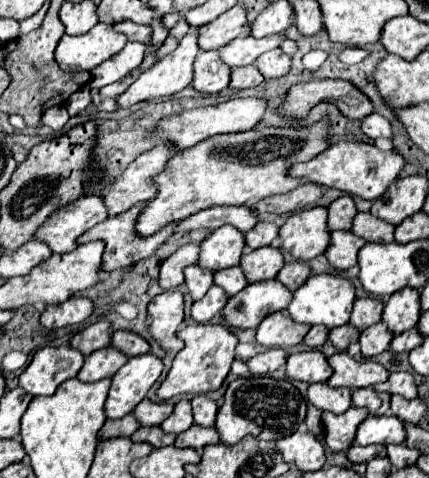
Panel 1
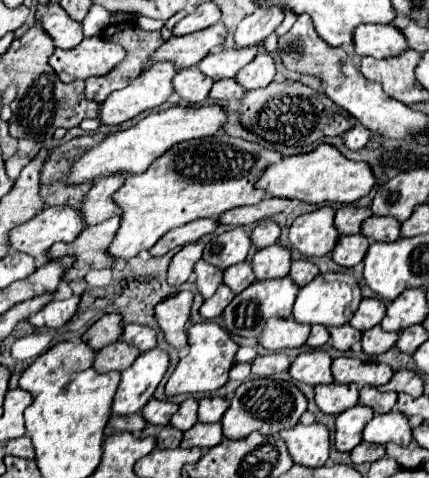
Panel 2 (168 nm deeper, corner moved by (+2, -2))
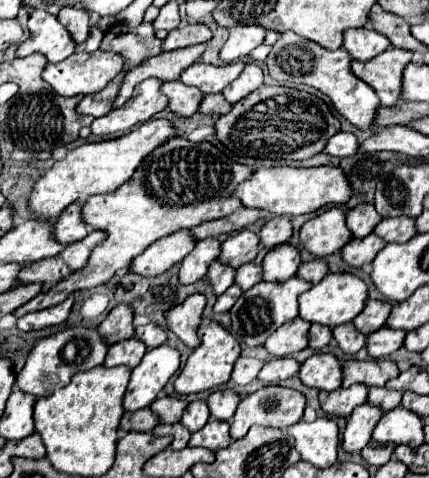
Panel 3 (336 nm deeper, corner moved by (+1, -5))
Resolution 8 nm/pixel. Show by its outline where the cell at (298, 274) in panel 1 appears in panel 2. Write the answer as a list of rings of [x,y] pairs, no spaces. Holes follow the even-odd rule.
[[[298,260],[298,262],[292,262],[292,268],[290,268],[290,278],[298,284],[298,286],[304,286],[308,282],[314,280],[314,276],[318,274],[318,266],[312,264],[310,260]]]

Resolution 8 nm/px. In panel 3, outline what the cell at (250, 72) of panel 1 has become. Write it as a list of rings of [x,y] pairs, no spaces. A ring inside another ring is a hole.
[[[215,93],[215,95],[205,95],[199,111],[201,113],[219,113],[219,115],[223,115],[223,113],[229,113],[231,107],[233,105],[229,101],[225,101],[223,93]]]

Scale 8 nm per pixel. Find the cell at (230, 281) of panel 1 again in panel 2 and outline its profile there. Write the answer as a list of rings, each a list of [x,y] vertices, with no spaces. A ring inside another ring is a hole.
[[[240,262],[240,264],[234,264],[224,270],[224,284],[228,288],[232,288],[236,294],[240,294],[244,288],[248,288],[254,280],[256,280],[256,276],[254,276],[252,264],[248,264],[248,262]]]

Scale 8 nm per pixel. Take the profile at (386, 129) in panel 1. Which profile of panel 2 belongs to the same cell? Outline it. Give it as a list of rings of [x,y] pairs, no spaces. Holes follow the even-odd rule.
[[[356,124],[348,132],[344,132],[344,144],[350,150],[360,150],[366,146],[366,142],[368,142],[368,128],[364,128],[360,124]]]

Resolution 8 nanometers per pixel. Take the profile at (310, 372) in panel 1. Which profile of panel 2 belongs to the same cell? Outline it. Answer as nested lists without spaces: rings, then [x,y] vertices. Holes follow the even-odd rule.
[[[322,350],[302,352],[292,362],[290,376],[304,384],[310,384],[310,386],[332,384],[334,378],[330,374],[330,364],[332,364],[332,358],[328,352],[322,352]]]

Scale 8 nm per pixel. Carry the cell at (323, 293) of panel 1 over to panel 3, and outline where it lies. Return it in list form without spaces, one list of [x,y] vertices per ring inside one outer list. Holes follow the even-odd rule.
[[[329,273],[321,283],[313,285],[299,297],[299,317],[309,323],[321,323],[327,327],[337,327],[353,321],[365,307],[367,285],[351,273]]]

